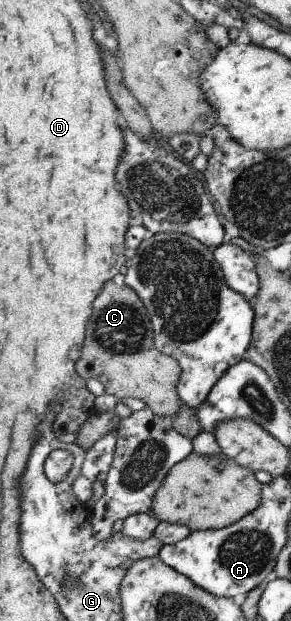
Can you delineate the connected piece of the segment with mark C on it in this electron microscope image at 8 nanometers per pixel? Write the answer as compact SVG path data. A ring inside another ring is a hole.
M110 281L102 289L102 295L98 295L98 303L94 303L94 319L90 319L90 331L86 331L86 355L82 355L82 363L78 363L78 375L85 380L96 378L104 386L105 393L115 395L118 400L126 397L142 399L158 415L174 418L180 411L182 401L177 390L181 379L180 363L174 356L166 355L157 348L152 319L146 306L134 288L125 283L116 285Z

